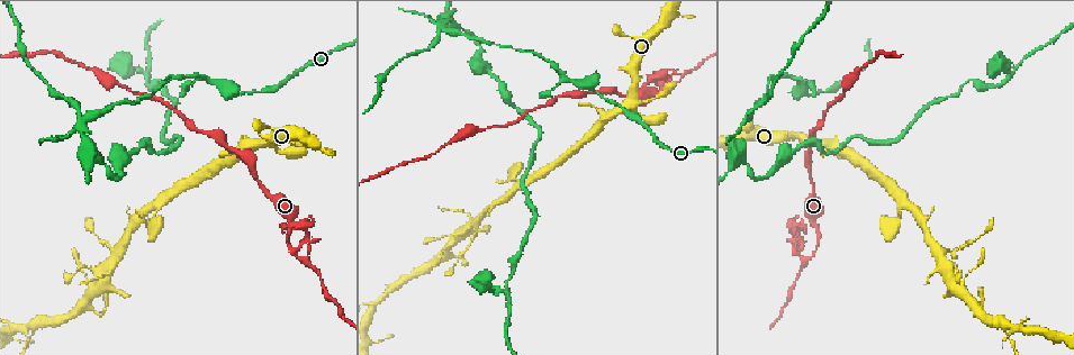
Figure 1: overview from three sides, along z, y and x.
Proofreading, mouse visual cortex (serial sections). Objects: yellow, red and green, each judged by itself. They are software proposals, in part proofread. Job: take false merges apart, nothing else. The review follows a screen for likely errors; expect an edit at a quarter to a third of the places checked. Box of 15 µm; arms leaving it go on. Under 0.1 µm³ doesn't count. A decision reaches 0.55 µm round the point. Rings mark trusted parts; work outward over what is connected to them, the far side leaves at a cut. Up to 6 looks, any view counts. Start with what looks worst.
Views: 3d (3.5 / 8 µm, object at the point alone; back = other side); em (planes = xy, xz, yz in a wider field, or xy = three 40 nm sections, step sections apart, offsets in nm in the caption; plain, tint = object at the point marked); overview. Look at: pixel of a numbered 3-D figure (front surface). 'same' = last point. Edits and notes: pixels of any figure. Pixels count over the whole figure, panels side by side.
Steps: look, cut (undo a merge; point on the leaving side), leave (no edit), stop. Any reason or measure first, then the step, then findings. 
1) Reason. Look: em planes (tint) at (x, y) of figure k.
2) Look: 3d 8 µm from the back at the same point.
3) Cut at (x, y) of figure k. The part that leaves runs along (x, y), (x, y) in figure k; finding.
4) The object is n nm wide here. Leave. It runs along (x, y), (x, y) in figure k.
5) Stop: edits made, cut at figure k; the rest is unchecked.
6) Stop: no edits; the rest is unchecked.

Sudden change in width. Look: 3d 3.5 µm at (265, 191) of figure 1.

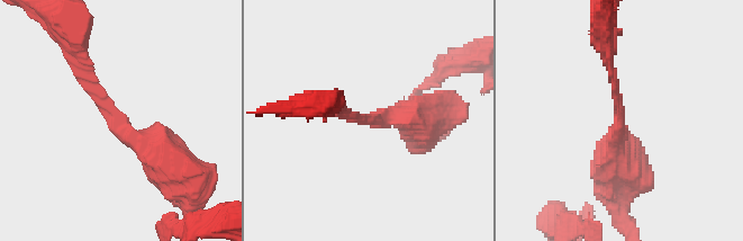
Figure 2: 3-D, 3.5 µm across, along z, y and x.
Look: em xy step 5 (tint) at (368, 120) of figure 2.

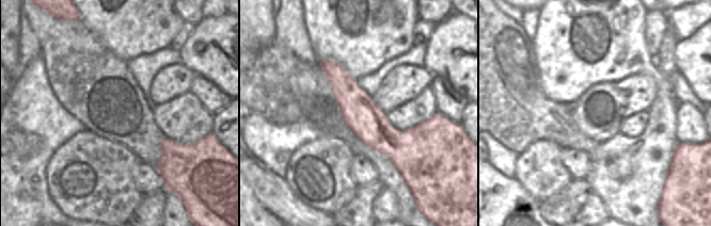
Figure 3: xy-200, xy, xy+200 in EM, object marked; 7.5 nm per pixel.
The arms are 150, 500 nm wide. Leave. It runs along (322, 63), (390, 136), (429, 124) in figure 3; one cell here.

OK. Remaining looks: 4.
Thick turns thin. Look: 3d 8 µm at (804, 92) of figure 1.

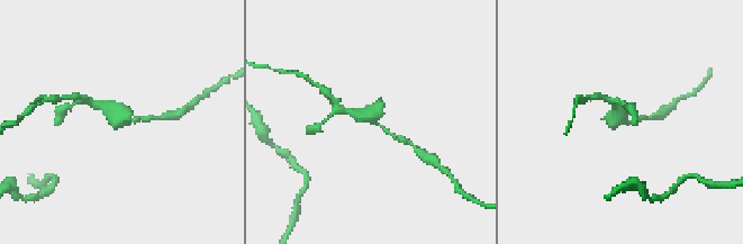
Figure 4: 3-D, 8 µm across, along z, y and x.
Look: 3d 3.5 µm at (626, 117) of figure 4.

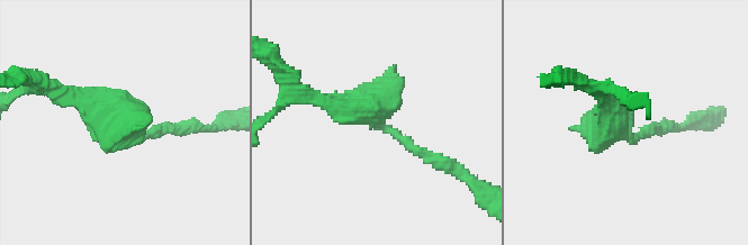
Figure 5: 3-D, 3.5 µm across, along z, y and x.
Shape alone is not enough. Look: em xy step 2 (tint) at (123, 130) of figure 5.

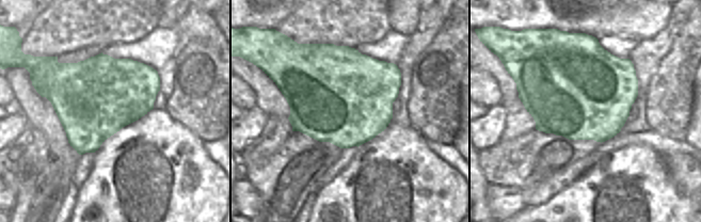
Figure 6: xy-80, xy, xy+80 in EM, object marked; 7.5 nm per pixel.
Leave. It runs along (435, 161), (363, 106), (318, 100) in figure 5; one cell here.

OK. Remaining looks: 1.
Stop: no edits; the rest is unchecked.

